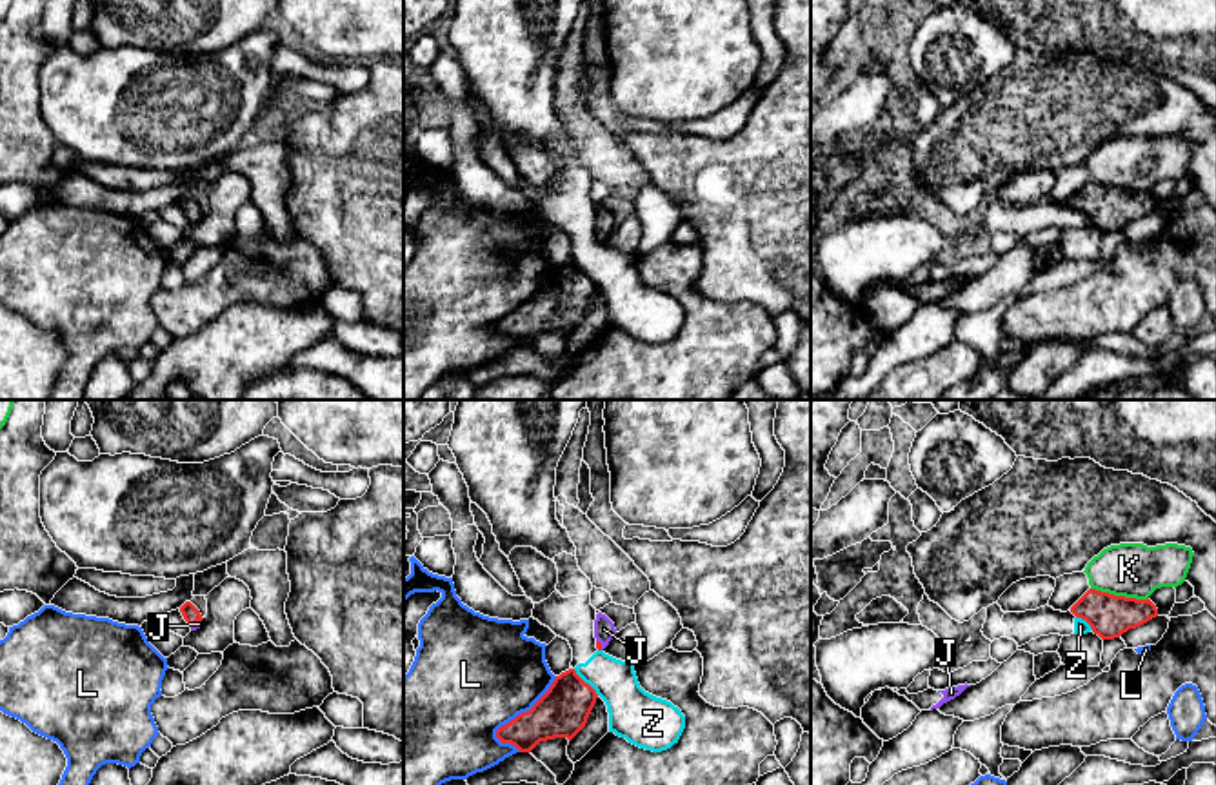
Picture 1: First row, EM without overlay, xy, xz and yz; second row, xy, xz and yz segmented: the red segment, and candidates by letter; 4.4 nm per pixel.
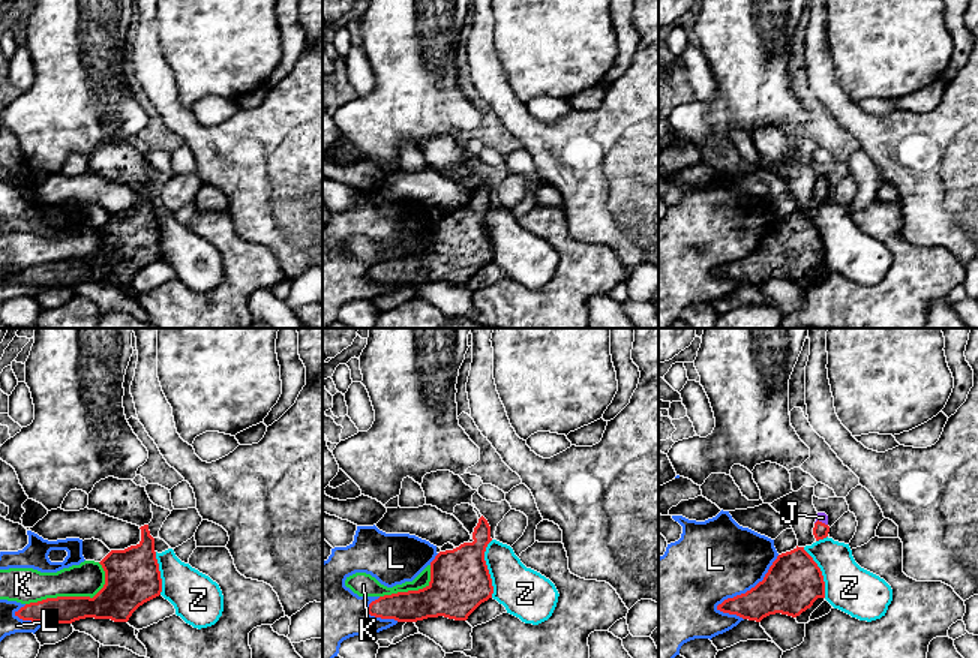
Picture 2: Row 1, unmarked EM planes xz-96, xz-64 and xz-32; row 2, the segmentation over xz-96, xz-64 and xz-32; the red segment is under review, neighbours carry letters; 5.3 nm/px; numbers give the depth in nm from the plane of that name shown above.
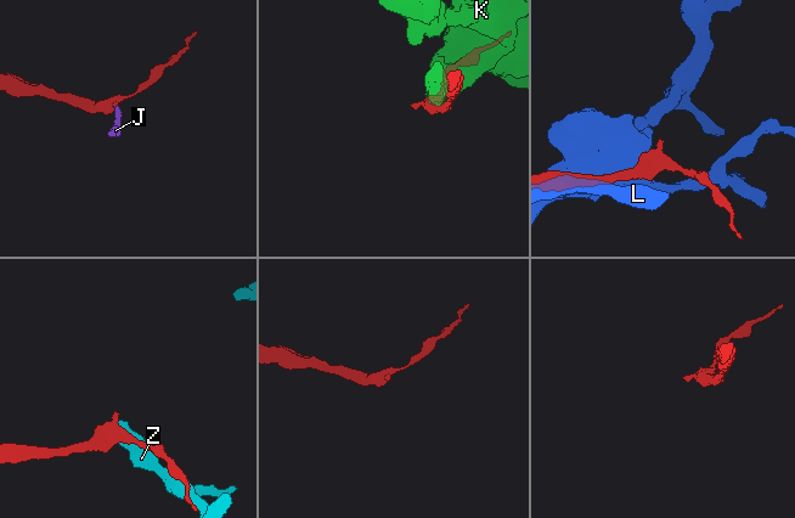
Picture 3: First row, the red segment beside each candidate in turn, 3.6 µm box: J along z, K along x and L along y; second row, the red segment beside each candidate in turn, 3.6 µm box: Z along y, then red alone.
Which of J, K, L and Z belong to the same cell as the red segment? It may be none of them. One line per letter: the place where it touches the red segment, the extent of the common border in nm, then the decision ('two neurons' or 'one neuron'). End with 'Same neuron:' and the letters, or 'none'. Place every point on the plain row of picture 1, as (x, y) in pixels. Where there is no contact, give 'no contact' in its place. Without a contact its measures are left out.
J: xy (195, 215) | 60 nm | one neuron
K: yz (1120, 189) | 260 nm | two neurons
L: xz (522, 306) | 380 nm | two neurons
Z: xz (584, 275) | 170 nm | two neurons
Same neuron: J

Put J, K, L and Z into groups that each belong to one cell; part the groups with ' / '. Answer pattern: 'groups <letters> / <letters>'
groups J / K / L / Z

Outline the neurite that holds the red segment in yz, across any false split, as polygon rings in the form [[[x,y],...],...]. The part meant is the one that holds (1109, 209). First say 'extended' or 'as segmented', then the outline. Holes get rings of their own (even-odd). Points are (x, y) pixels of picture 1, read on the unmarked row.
as segmented | [[[1089,182],[1072,200],[1076,211],[1085,213],[1101,233],[1120,231],[1158,209],[1156,198],[1147,193],[1114,189]]]

